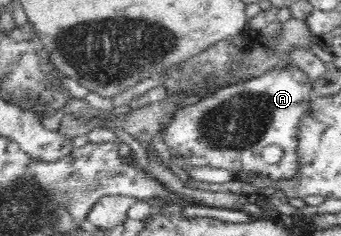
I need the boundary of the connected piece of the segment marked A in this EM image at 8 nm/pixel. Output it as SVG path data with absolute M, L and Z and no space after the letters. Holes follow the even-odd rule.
M297 65L276 68L259 78L215 89L198 101L179 107L159 137L171 148L172 156L185 158L189 166L226 169L231 172L232 179L242 178L245 174L259 174L263 179L288 180L300 170L298 125L303 114L310 108L311 92L312 84L308 76ZM268 145L277 145L283 150L283 157L274 164L267 164L261 155Z

